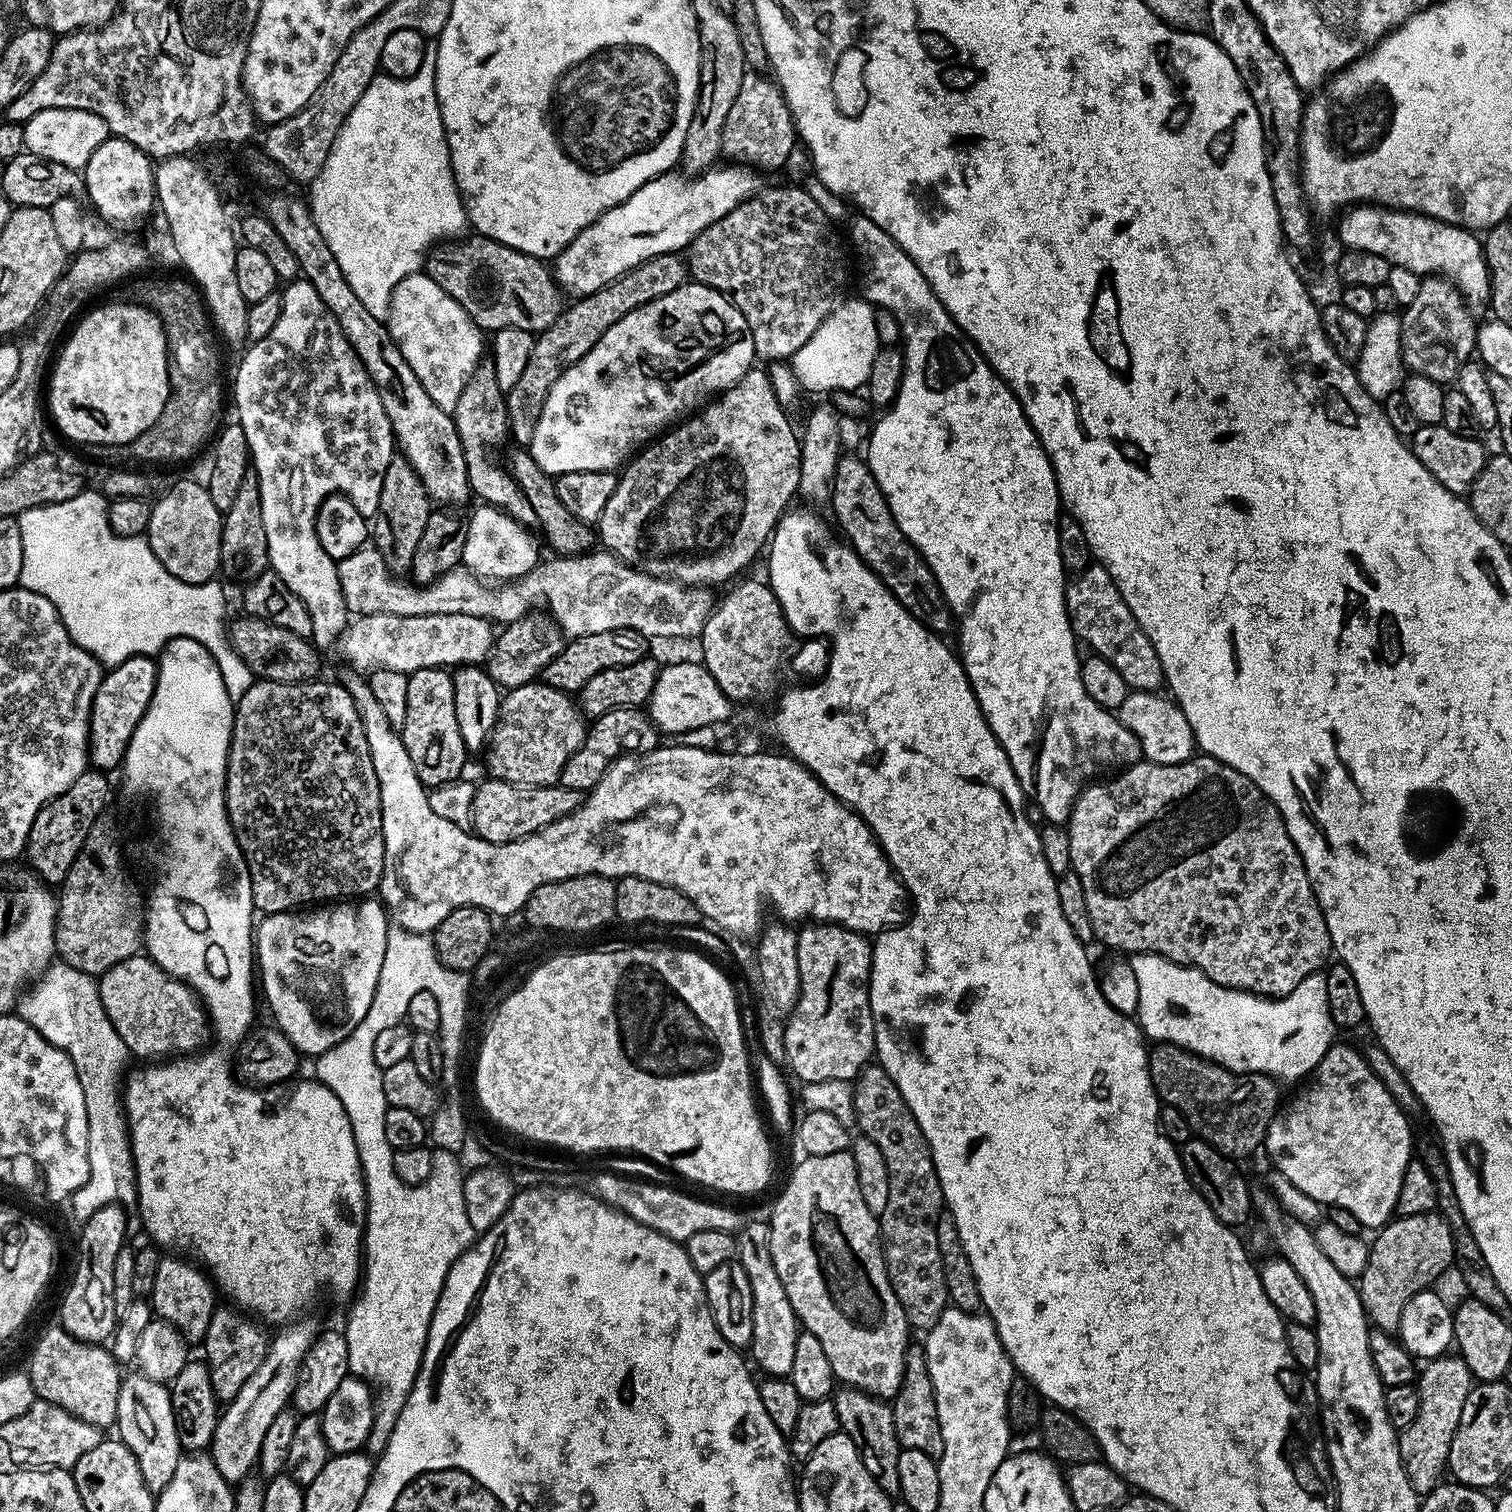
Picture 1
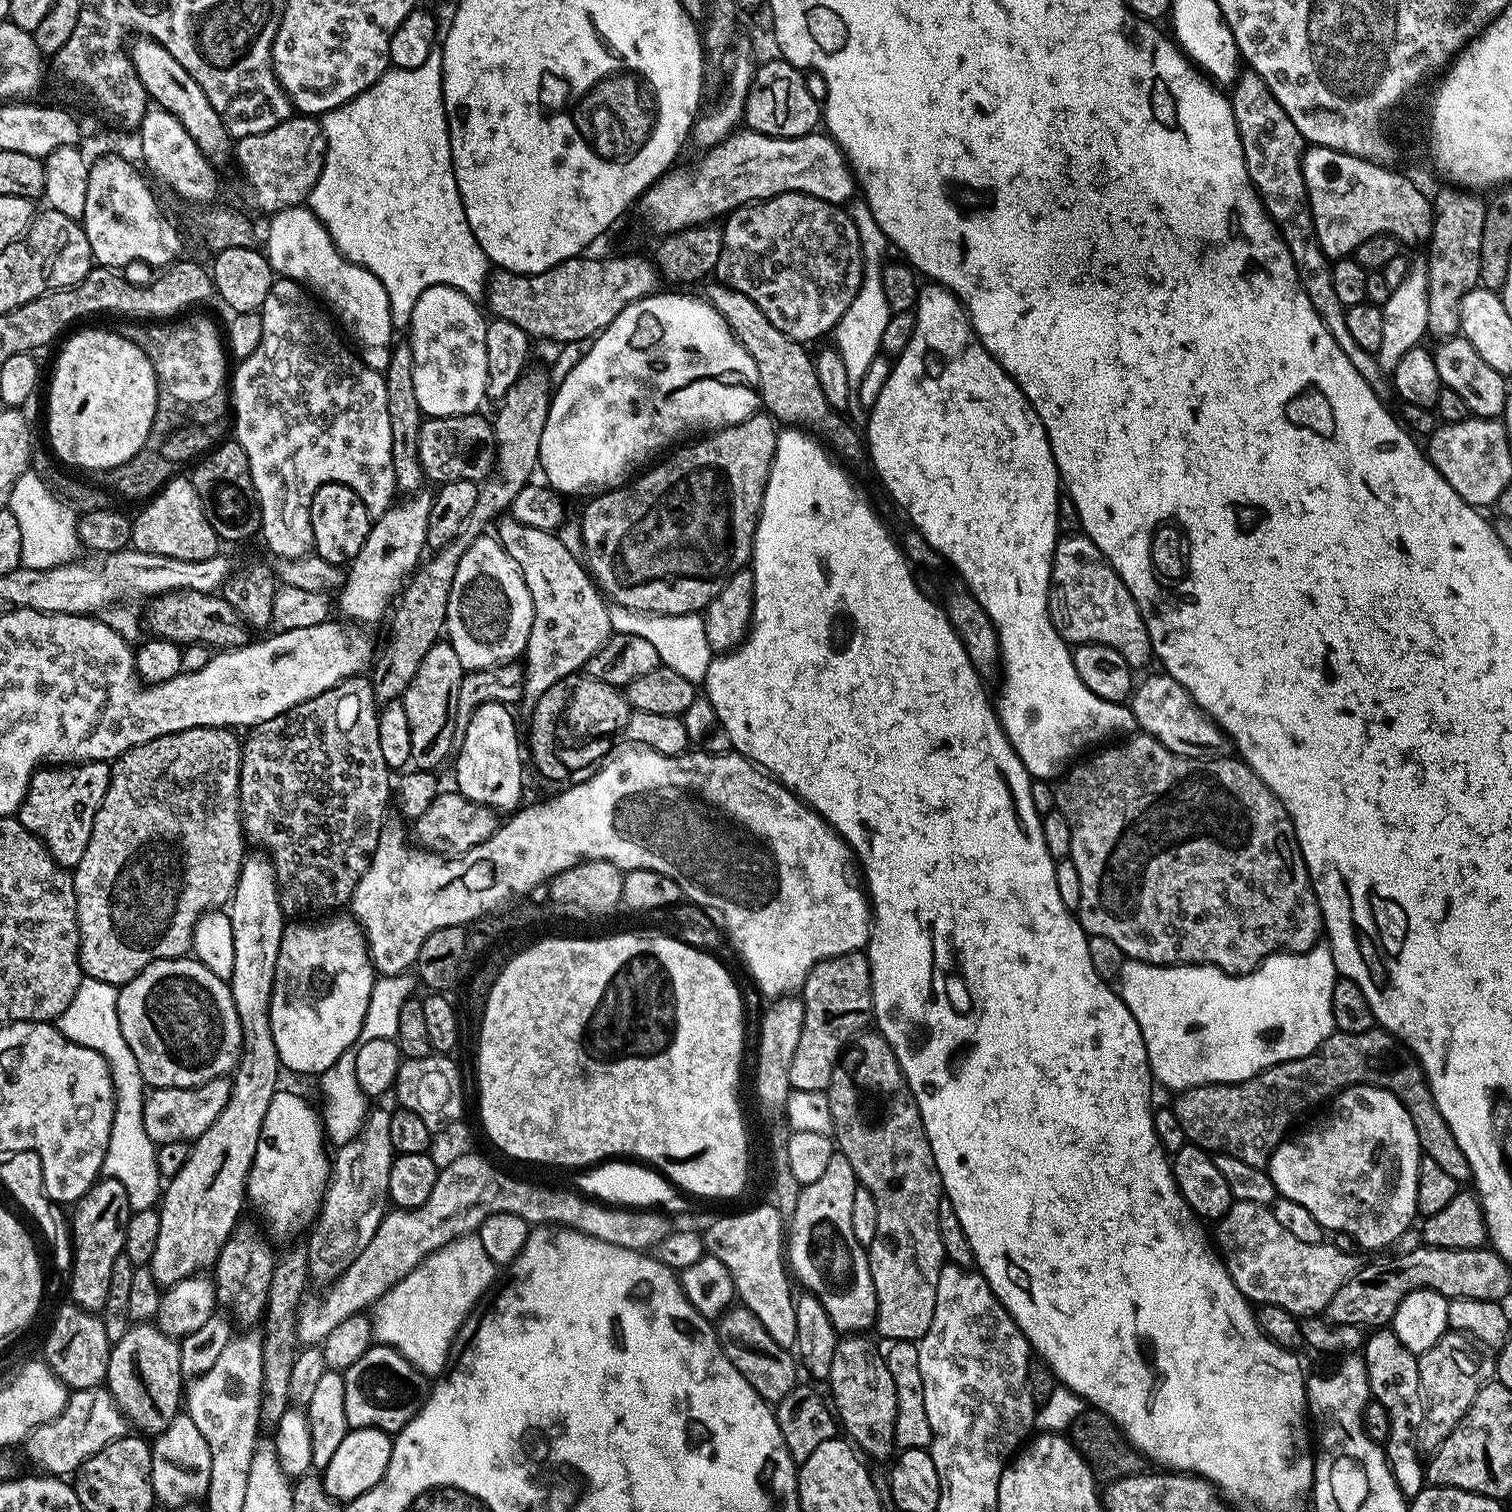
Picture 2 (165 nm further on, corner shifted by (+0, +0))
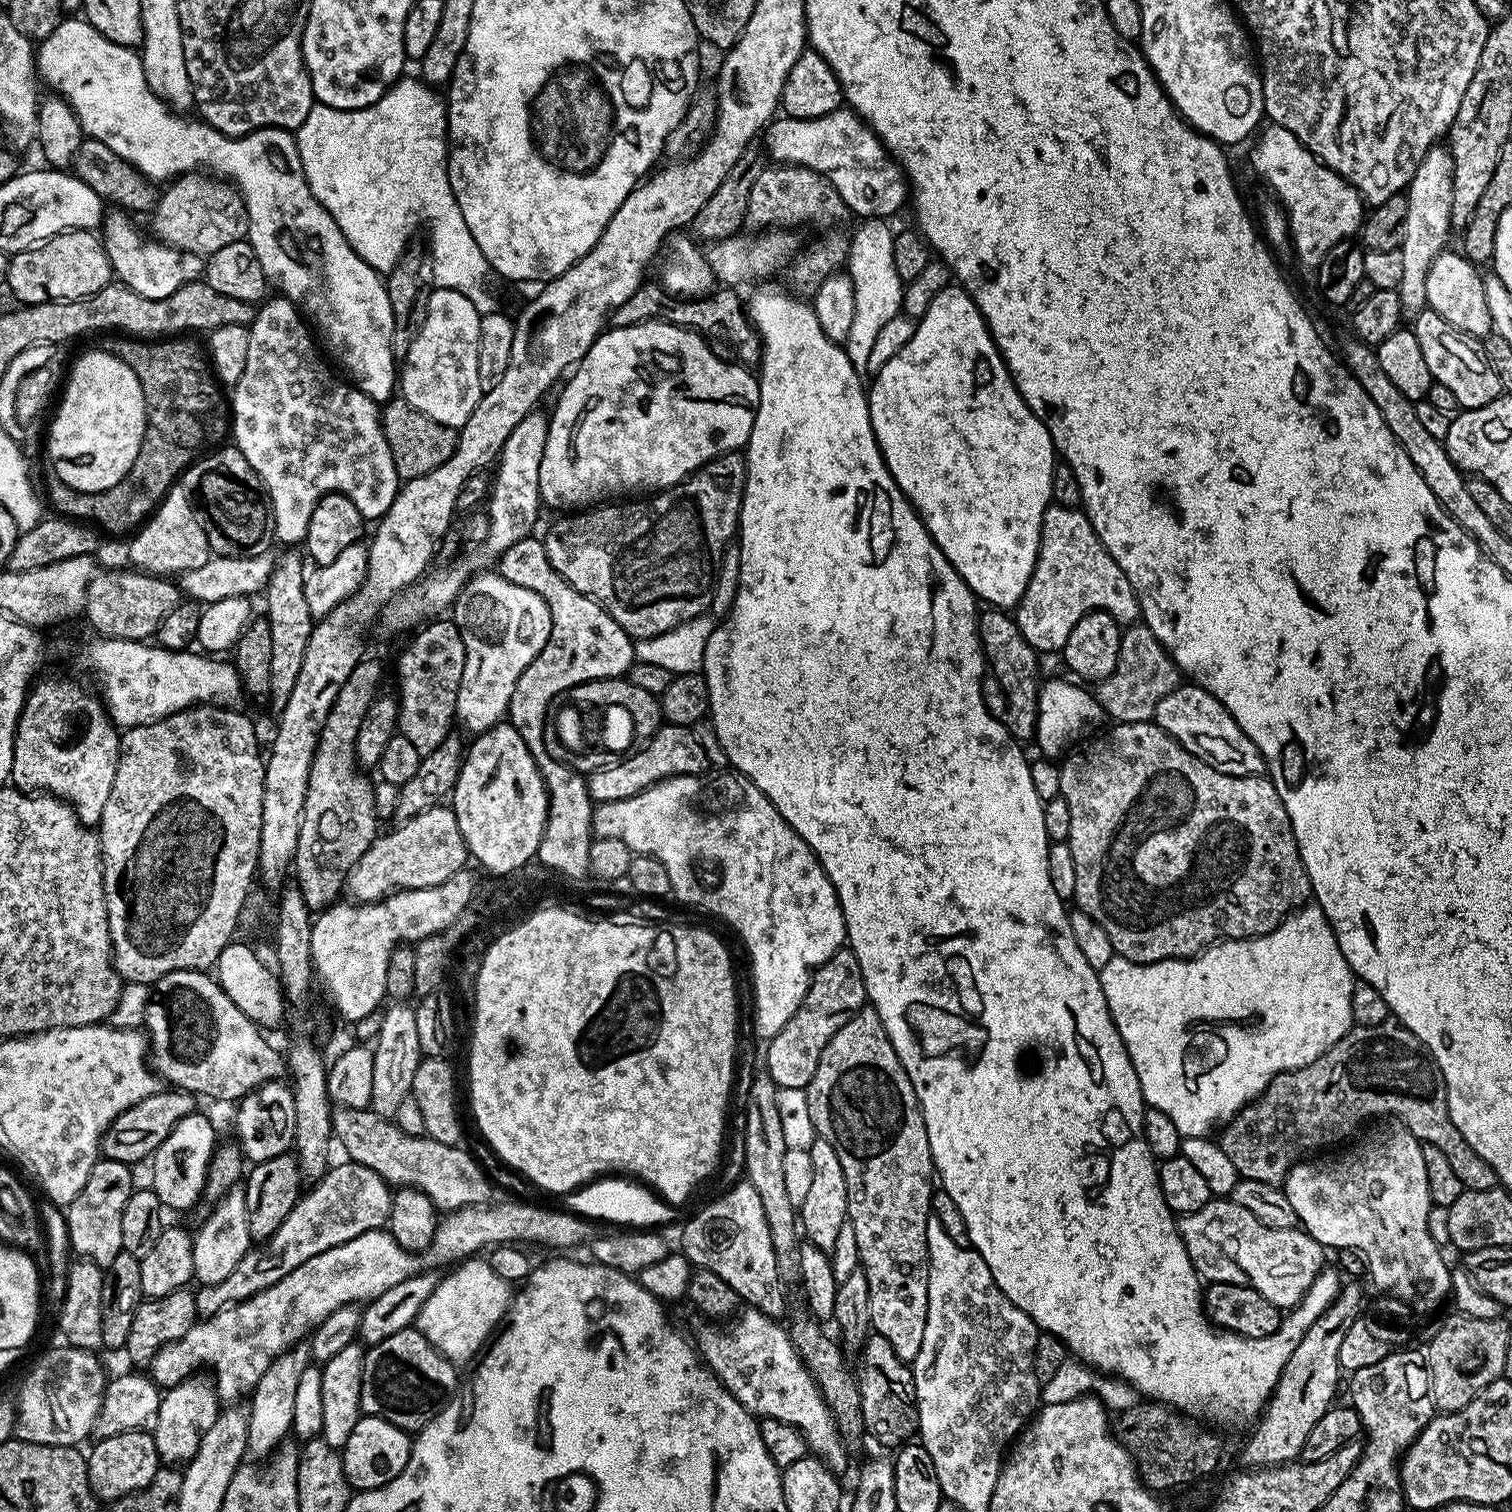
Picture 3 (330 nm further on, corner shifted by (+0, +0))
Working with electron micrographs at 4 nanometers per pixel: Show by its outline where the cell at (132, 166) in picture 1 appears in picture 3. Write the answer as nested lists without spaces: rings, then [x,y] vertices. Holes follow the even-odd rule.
[[[109,211],[102,221],[102,239],[106,254],[112,263],[115,279],[119,283],[125,284],[142,298],[161,300],[162,298],[170,298],[170,294],[174,294],[174,290],[203,277],[205,257],[172,248],[155,238],[149,238],[147,235],[144,237],[132,225],[133,217],[127,211],[112,211]]]

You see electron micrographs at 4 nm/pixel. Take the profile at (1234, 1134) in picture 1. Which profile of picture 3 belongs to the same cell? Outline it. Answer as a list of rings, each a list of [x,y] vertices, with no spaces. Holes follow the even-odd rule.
[[[1388,1019],[1385,1024],[1378,1026],[1362,1026],[1361,1028],[1353,1027],[1342,1039],[1334,1042],[1334,1046],[1330,1050],[1326,1050],[1318,1058],[1314,1058],[1314,1062],[1310,1062],[1304,1068],[1295,1068],[1289,1072],[1283,1072],[1268,1083],[1266,1090],[1261,1096],[1250,1101],[1242,1111],[1236,1113],[1231,1120],[1227,1121],[1219,1129],[1218,1142],[1222,1146],[1222,1150],[1226,1150],[1226,1158],[1230,1158],[1230,1162],[1234,1162],[1234,1170],[1240,1177],[1254,1182],[1266,1182],[1277,1186],[1283,1185],[1285,1178],[1293,1164],[1303,1161],[1309,1154],[1316,1154],[1320,1147],[1328,1148],[1331,1144],[1336,1144],[1339,1140],[1344,1140],[1359,1124],[1367,1122],[1371,1116],[1397,1116],[1397,1121],[1402,1122],[1403,1127],[1407,1128],[1421,1144],[1433,1144],[1438,1146],[1438,1150],[1442,1150],[1442,1154],[1446,1154],[1446,1159],[1450,1161],[1450,1166],[1454,1166],[1454,1174],[1458,1174],[1458,1178],[1462,1178],[1465,1188],[1470,1190],[1490,1190],[1497,1187],[1498,1181],[1494,1170],[1490,1166],[1490,1162],[1486,1162],[1486,1158],[1482,1158],[1482,1154],[1478,1154],[1478,1150],[1474,1150],[1470,1146],[1470,1142],[1466,1142],[1466,1138],[1462,1138],[1462,1130],[1458,1130],[1458,1126],[1454,1126],[1454,1118],[1450,1118],[1450,1106],[1448,1105],[1448,1091],[1446,1090],[1446,1082],[1444,1076],[1440,1073],[1440,1068],[1436,1065],[1436,1059],[1428,1053],[1423,1042],[1417,1038],[1410,1029],[1404,1027],[1403,1024],[1395,1019]]]

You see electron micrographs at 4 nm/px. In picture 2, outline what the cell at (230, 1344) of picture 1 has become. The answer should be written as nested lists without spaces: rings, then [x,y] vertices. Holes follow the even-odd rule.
[[[247,1222],[237,1224],[228,1241],[222,1246],[214,1265],[216,1299],[223,1307],[225,1304],[229,1308],[227,1311],[237,1325],[256,1326],[261,1323],[278,1257],[276,1252],[272,1253],[272,1248],[268,1245],[269,1237],[267,1235],[264,1237],[260,1233],[261,1225],[257,1224]]]

